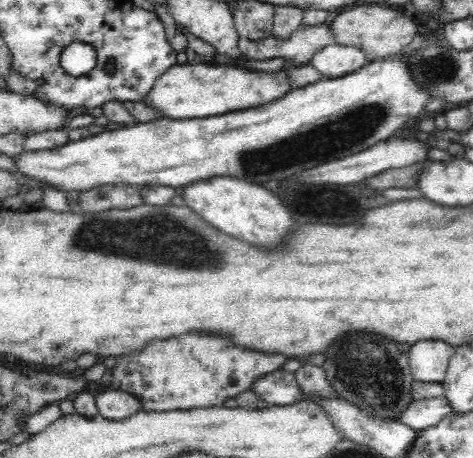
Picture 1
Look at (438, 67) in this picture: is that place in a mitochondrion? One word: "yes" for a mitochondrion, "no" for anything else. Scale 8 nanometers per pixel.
yes

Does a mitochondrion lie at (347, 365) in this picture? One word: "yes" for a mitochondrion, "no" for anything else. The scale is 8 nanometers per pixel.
yes

